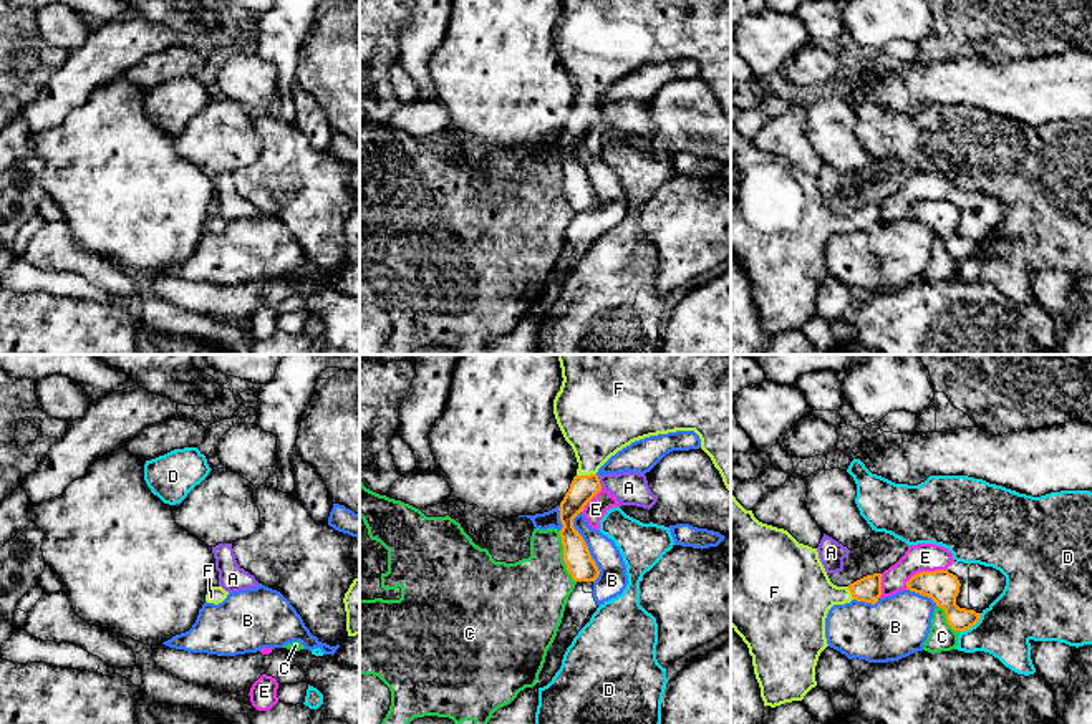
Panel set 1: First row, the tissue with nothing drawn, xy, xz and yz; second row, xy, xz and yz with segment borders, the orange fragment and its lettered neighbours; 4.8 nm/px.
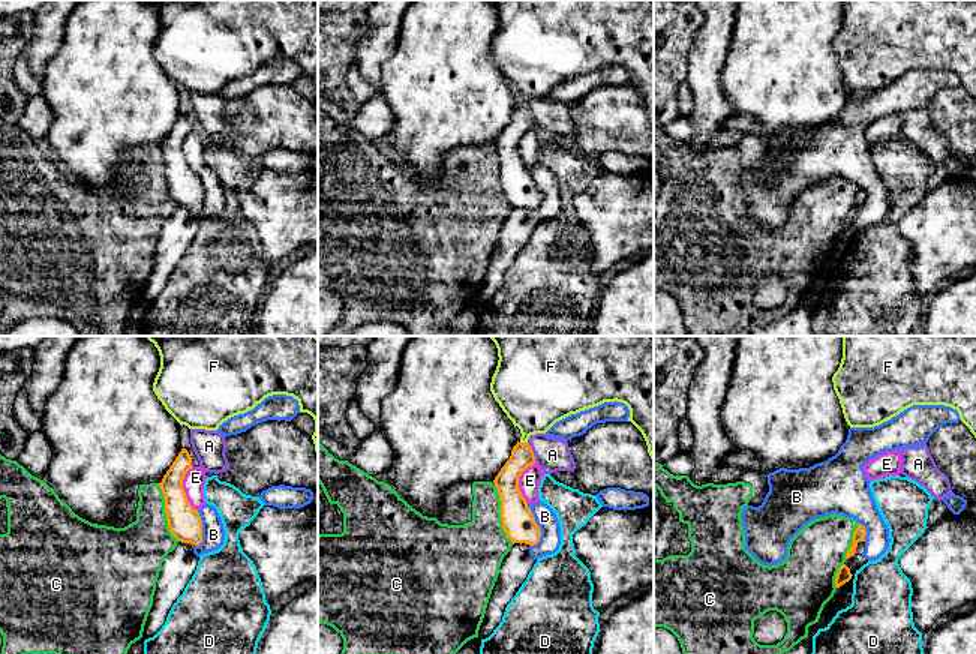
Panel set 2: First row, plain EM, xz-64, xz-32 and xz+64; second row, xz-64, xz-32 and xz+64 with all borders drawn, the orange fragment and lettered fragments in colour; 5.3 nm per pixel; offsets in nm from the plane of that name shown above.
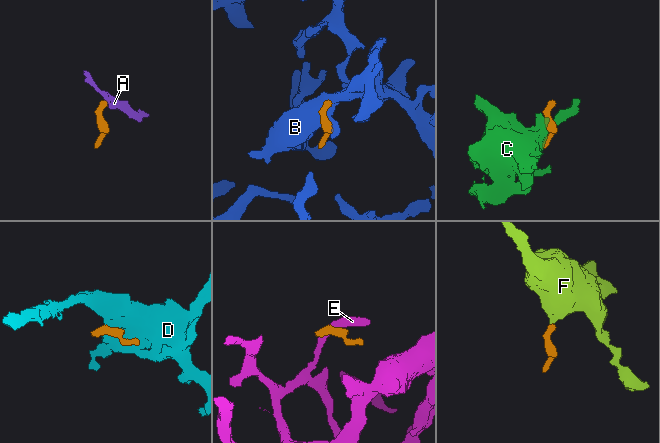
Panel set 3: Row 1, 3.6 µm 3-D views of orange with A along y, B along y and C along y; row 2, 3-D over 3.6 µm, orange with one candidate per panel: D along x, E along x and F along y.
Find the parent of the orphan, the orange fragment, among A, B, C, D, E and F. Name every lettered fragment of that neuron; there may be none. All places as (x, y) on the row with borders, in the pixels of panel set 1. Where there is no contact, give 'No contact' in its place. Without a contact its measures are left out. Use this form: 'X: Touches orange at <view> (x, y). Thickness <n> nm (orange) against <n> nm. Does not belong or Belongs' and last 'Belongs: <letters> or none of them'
A: Touches orange at xz (599, 482). Thickness 130 nm (orange) against 160 nm. Does not belong
B: Touches orange at xz (587, 547). Thickness 140 nm (orange) against 140 nm. Does not belong
C: Touches orange at xz (564, 557). Thickness 140 nm (orange) against 360 nm. Does not belong
D: Touches orange at yz (971, 625). Thickness 160 nm (orange) against 280 nm. Does not belong
E: Touches orange at yz (923, 572). Thickness 160 nm (orange) against 140 nm. Does not belong
F: Touches orange at xz (585, 476). Thickness 130 nm (orange) against 320 nm. Belongs
Belongs: F

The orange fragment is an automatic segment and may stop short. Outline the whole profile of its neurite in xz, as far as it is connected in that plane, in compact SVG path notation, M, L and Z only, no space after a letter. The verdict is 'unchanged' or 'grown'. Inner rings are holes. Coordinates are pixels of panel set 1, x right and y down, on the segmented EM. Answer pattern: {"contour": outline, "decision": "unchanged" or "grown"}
{"contour": "M731 355L557 356L563 381L553 399L553 414L578 462L558 509L563 562L575 582L595 582L600 570L573 519L602 490L598 469L623 447L650 436L694 431L731 492Z", "decision": "grown"}

